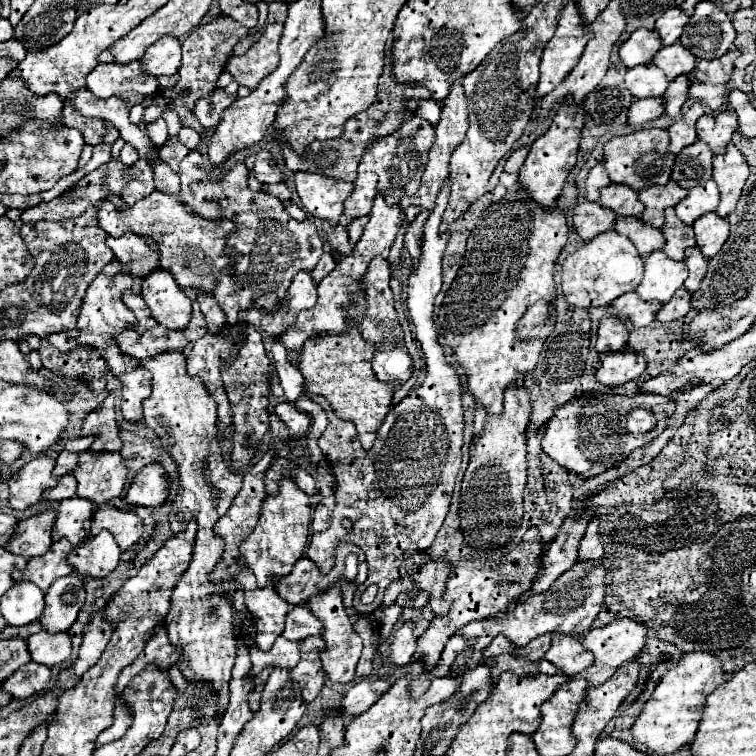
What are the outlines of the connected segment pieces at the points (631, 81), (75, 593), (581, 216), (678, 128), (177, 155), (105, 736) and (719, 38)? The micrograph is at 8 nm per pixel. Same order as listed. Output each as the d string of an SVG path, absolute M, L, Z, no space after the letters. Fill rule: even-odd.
M650 63L650 65L638 65L628 69L626 85L628 85L628 91L638 99L662 97L664 91L668 89L668 79L662 69Z
M74 573L52 583L52 587L46 591L44 613L40 615L42 629L52 633L68 631L76 621L80 607L84 605L84 597L84 583Z
M584 201L574 209L574 229L584 241L590 241L600 233L612 231L614 223L616 223L616 213L604 209L600 203Z
M694 103L680 121L676 121L674 125L668 127L670 151L672 153L680 153L684 147L692 145L698 139L694 125L700 119L700 115L704 115L704 105L702 103Z
M174 135L174 137L168 137L166 143L168 143L168 145L162 145L162 147L158 149L158 153L160 153L162 161L166 161L166 163L170 165L170 168L178 174L180 161L184 159L184 153L188 153L190 149L184 147L184 145L178 141L176 135Z
M116 701L114 725L112 725L112 727L108 727L106 731L102 731L102 733L100 733L100 737L98 737L98 741L96 741L96 747L104 745L104 743L110 743L112 739L118 739L118 737L122 737L122 735L126 733L126 729L130 727L130 723L132 723L132 717L130 717L128 709L126 709L126 707L124 707L120 701Z
M712 1L696 5L690 23L684 27L680 43L694 53L696 59L718 59L730 51L736 39L732 19Z

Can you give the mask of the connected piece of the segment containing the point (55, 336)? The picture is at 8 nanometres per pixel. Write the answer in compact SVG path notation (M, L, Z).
M66 329L66 331L62 331L62 333L52 333L52 335L48 335L46 339L48 339L60 353L70 353L70 351L74 351L74 349L78 347L76 337L78 337L76 329Z

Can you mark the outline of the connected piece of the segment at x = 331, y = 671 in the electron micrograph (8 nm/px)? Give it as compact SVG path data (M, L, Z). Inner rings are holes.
M340 581L336 585L332 585L328 591L312 597L308 603L308 609L324 623L324 641L326 641L326 651L320 653L322 663L324 663L324 671L328 675L330 681L338 681L338 683L350 683L354 681L354 669L358 665L360 653L362 653L362 639L360 635L354 631L350 617L342 605L342 593L340 593Z

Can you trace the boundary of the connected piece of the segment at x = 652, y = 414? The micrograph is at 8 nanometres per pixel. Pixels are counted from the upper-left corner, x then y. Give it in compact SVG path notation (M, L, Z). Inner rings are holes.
M638 393L634 397L590 395L590 399L584 395L556 409L554 417L546 423L542 449L568 471L582 477L600 475L618 467L634 449L656 439L666 429L666 419L674 409L674 401L650 393Z

